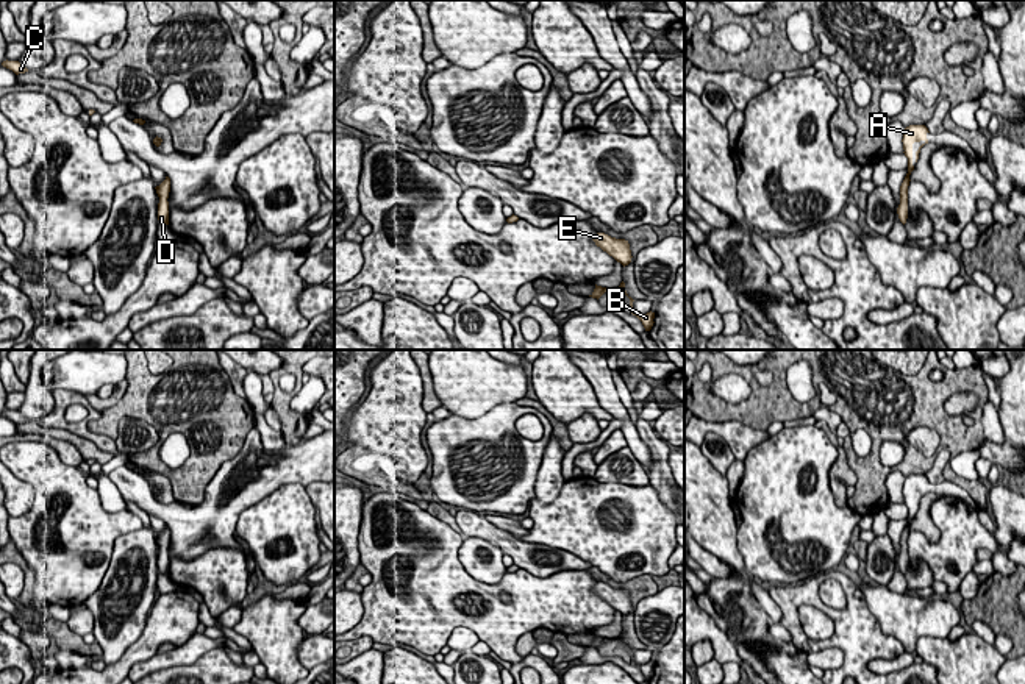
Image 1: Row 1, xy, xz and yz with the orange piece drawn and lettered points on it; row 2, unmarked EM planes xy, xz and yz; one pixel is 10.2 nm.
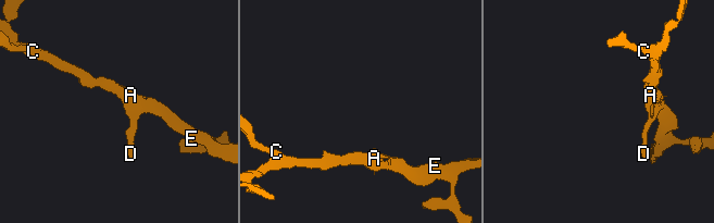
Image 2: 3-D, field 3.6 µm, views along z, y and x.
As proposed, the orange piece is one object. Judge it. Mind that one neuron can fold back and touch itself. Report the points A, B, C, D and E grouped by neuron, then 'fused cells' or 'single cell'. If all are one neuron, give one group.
A B C D E; single cell

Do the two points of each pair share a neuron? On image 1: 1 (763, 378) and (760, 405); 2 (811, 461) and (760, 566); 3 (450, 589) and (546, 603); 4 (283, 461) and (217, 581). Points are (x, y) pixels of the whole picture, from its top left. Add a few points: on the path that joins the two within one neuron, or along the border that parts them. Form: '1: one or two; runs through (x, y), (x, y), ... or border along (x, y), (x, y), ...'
1: two; border along (753, 377), (764, 386), (772, 381)
2: one; runs through (785, 483), (760, 509), (758, 539)
3: one; runs through (474, 589), (522, 587)
4: two; border along (242, 550), (210, 548), (200, 558)

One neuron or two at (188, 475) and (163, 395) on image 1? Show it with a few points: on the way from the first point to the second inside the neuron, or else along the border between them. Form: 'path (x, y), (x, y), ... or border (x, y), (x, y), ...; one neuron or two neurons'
path (208, 452), (208, 425), (186, 406); one neuron

